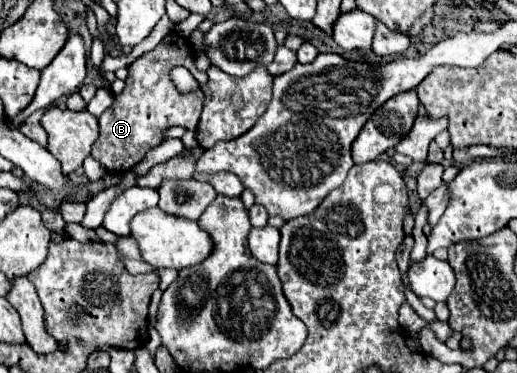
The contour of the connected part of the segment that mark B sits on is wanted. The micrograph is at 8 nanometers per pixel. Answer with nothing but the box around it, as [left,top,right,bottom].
[92,32,206,172]

